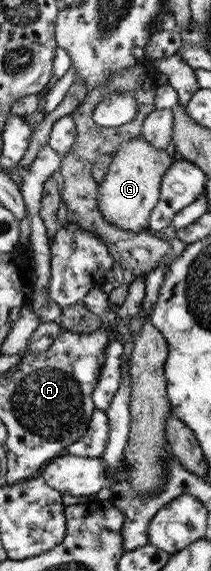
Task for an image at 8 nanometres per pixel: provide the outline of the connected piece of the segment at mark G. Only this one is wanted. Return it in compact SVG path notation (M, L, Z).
M134 137L121 144L113 155L109 173L98 184L98 210L110 224L120 230L142 234L149 227L153 210L161 201L161 184L165 173L173 167L176 155L167 150L158 150L149 140Z

